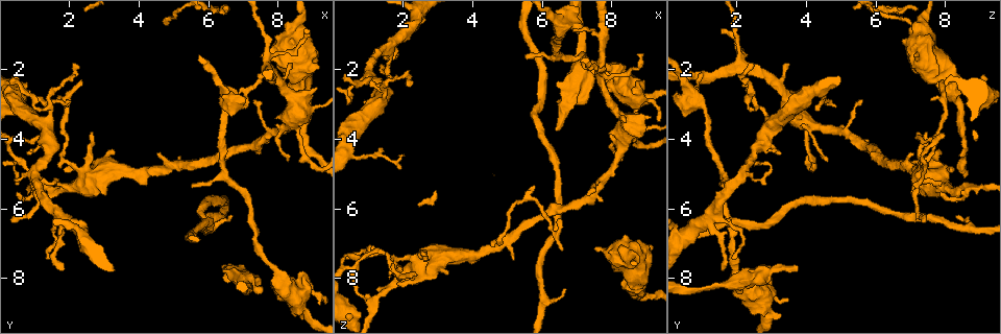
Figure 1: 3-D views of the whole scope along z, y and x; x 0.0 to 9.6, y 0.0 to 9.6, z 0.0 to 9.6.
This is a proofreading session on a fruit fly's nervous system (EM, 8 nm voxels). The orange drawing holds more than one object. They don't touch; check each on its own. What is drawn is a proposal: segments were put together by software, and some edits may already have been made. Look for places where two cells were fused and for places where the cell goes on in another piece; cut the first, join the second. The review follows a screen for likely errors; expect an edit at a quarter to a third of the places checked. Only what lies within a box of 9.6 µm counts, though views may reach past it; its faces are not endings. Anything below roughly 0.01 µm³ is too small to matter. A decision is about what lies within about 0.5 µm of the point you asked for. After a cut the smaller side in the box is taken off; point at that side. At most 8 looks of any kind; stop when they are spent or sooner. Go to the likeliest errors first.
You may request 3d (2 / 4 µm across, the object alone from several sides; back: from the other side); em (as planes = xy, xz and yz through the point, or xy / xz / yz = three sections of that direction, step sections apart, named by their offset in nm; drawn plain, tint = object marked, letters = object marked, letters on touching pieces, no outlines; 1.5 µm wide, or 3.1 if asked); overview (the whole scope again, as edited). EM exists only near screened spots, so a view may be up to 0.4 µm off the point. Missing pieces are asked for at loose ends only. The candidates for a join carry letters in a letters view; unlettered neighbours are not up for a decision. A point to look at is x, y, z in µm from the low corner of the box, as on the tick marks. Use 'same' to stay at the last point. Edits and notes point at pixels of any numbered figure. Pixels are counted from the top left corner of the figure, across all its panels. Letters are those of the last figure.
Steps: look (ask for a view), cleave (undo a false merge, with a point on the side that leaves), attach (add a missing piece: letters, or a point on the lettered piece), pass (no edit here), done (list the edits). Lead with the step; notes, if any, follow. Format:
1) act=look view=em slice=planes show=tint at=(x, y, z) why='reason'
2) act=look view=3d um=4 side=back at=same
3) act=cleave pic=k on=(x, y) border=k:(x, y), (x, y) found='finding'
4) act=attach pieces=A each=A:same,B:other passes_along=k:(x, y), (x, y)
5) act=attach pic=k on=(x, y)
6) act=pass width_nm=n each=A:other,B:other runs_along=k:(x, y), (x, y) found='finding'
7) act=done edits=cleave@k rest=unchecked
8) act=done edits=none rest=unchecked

act=look view=em slice=yz step=8 show=plain at=(7.60, 1.65, 7.15) why='branch stops here'

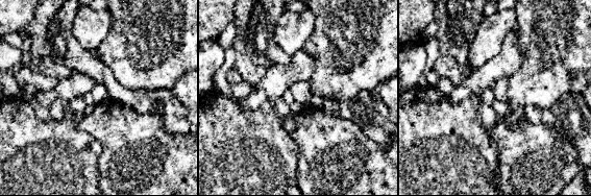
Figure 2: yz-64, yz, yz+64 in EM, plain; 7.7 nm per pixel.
act=look view=em slice=yz step=8 show=letters at=same why='what lies round it'

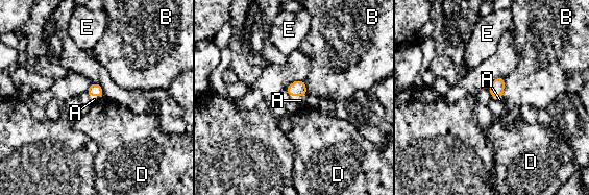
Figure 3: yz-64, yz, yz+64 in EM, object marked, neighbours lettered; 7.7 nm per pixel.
act=attach pieces=A width_nm=100 each=A:same,B:other,D:other,E:other found='it goes on there'

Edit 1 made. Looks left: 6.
act=look view=overview why='redraw'

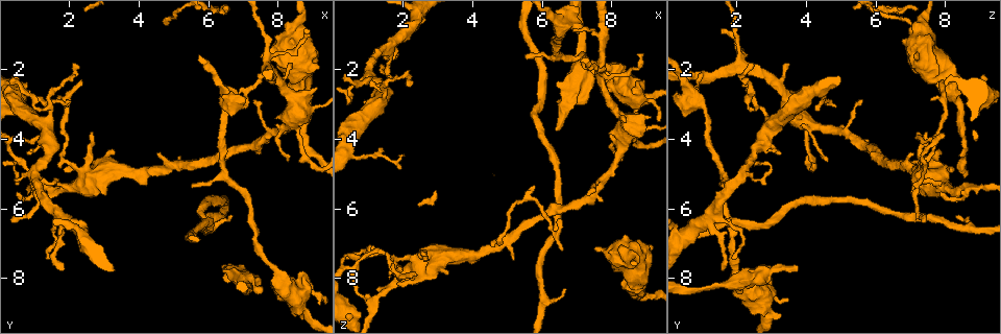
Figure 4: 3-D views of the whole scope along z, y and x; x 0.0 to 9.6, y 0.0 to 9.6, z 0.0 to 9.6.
act=look view=em slice=planes show=letters at=(0.75, 4.50, 3.20) why='branch stops here'

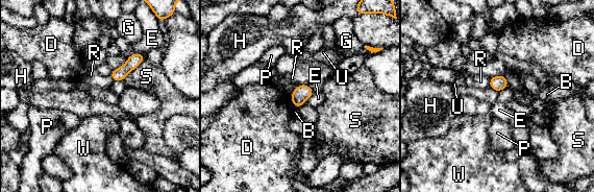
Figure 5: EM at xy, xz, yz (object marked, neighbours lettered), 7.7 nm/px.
act=pass longest_contact=S:260nm each=B:other,D:other,E:other,G:other,H:other,P:other,R:other,S:other,U:other,W:other border=5:(144, 53), (132, 53), (128, 57) found='none of them fits'

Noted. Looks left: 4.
act=look view=3d um=4 at=(2.20, 1.75, 2.45) why='an open end'

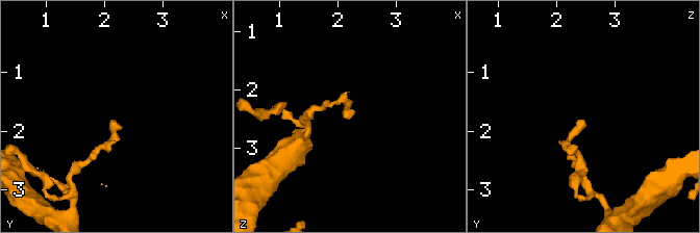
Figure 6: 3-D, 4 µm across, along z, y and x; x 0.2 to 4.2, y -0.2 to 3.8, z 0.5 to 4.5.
act=look view=em slice=xz step=4 show=letters at=(2.15, 1.80, 2.45)

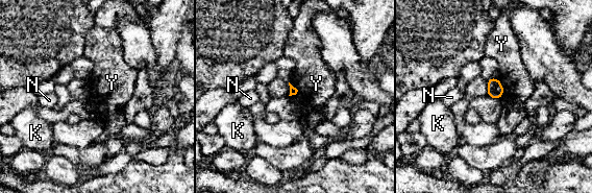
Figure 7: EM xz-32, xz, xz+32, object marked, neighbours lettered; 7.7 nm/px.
act=pass each=K:other,N:other,Y:other border=7:(496, 77), (502, 87), (500, 98) found='no lettered piece goes on from it'

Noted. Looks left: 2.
act=done edits=attach@3 rest=unchecked

